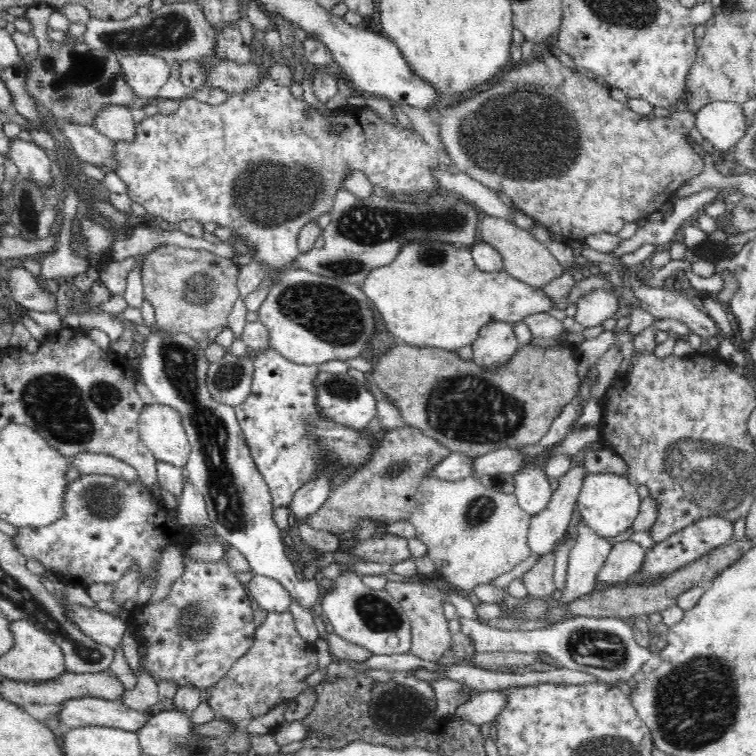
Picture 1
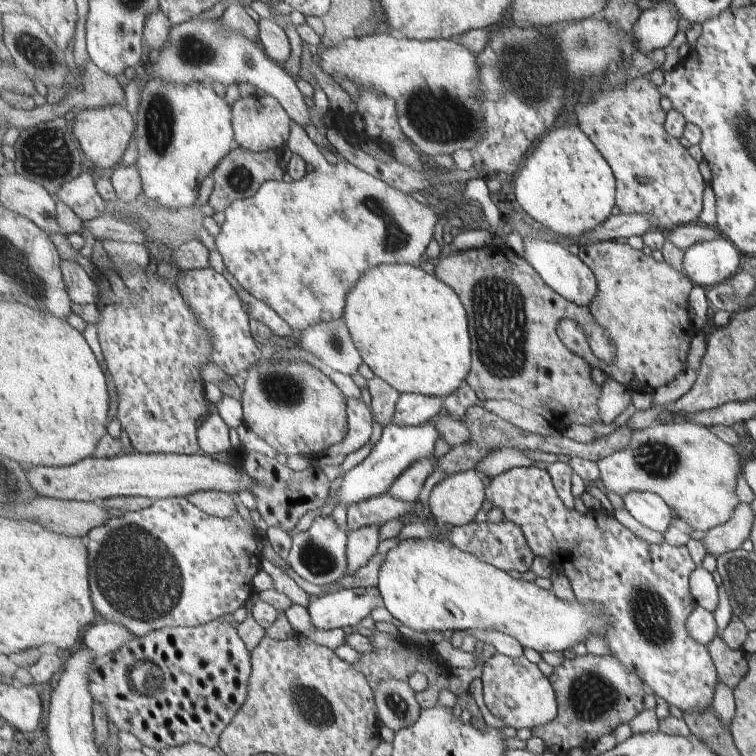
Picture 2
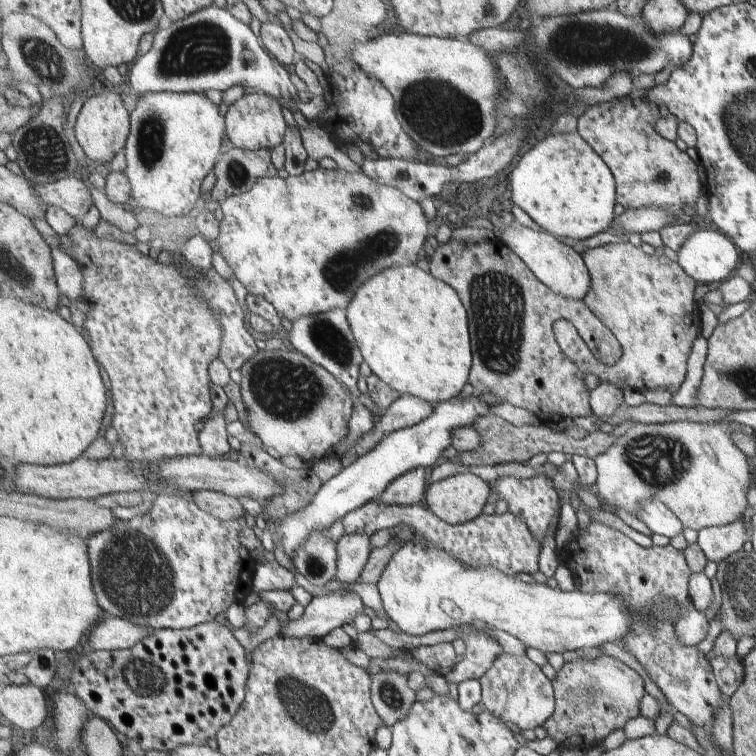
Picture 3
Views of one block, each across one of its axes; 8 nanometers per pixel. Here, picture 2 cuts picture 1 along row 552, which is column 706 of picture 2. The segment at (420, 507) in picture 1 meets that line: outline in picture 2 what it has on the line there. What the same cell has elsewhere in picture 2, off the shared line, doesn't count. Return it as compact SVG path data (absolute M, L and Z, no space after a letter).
M697 422L653 423L648 428L633 432L631 444L625 450L611 452L599 461L600 478L603 486L622 499L631 492L649 491L659 494L674 511L675 516L691 524L696 531L709 531L729 522L735 510L741 506L737 496L739 476L743 476L745 462L734 446L723 442L709 428Z

